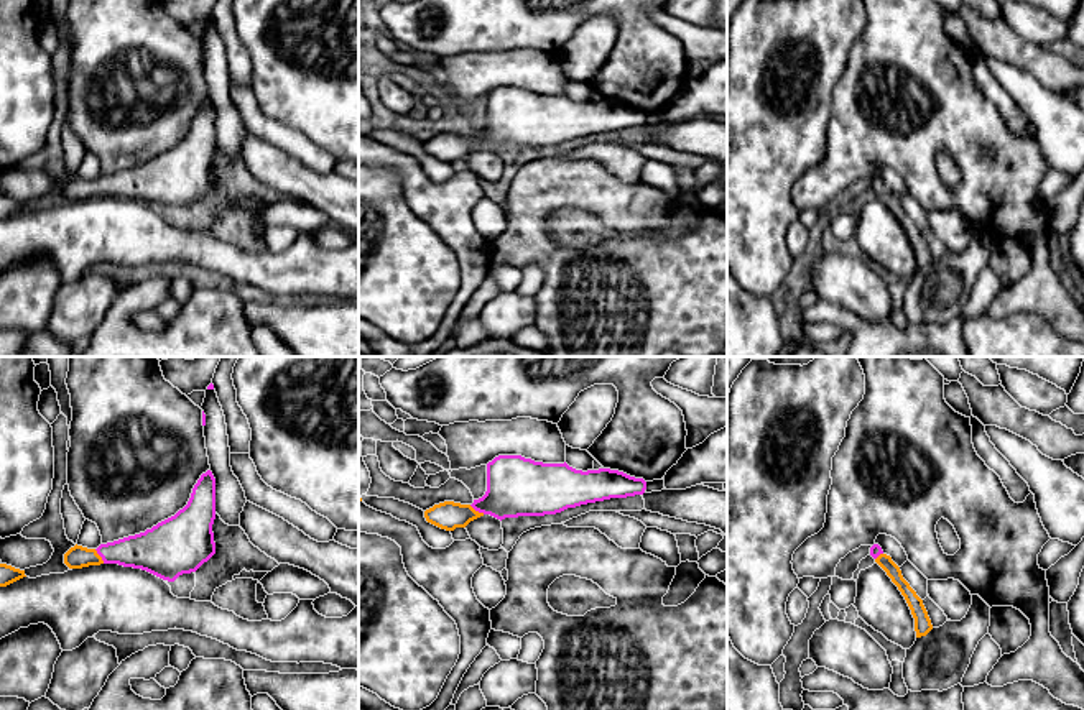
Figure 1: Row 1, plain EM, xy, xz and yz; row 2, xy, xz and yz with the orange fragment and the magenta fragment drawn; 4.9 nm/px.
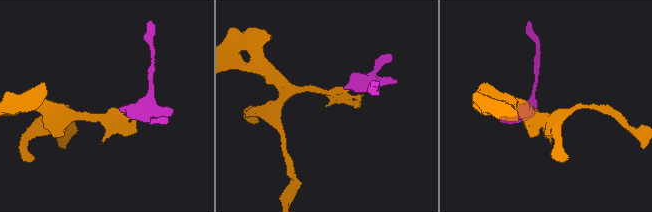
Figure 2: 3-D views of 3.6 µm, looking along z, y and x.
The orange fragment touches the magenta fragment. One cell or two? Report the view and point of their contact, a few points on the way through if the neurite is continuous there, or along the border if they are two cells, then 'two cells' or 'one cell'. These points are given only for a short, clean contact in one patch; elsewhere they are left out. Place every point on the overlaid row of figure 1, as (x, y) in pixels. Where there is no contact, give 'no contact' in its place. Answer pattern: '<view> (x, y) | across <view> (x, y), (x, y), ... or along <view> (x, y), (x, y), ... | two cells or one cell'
xy (99, 556) | across xy (76, 557), (99, 556), (150, 551) | one cell

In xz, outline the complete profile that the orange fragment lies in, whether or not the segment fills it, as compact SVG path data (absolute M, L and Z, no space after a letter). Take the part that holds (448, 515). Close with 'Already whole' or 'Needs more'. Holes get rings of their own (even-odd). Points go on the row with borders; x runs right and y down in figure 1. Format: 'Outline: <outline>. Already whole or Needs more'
Outline: M498 455L487 463L487 491L472 505L444 501L424 511L428 523L454 531L490 514L497 519L556 514L610 498L643 495L646 482L618 470L576 470L521 455Z. Needs more

